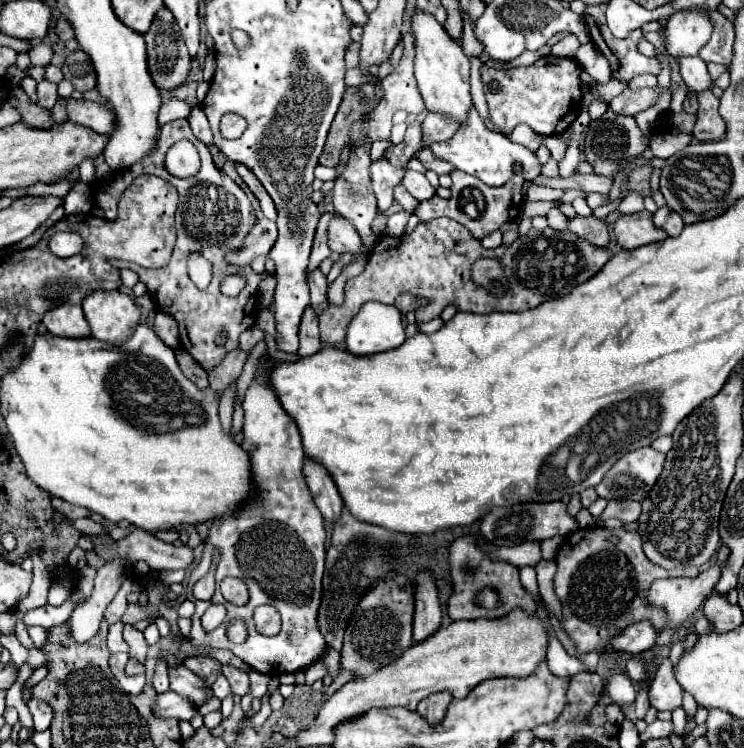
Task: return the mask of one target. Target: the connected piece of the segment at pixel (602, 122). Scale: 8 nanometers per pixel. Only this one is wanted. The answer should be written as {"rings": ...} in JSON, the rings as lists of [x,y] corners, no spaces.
{"rings":[[[607,110],[599,120],[593,120],[585,132],[585,158],[593,166],[595,174],[601,176],[615,176],[619,166],[633,156],[643,154],[643,150],[649,146],[649,138],[639,130],[635,124],[635,118],[625,118],[621,114],[613,114],[613,110]]]}

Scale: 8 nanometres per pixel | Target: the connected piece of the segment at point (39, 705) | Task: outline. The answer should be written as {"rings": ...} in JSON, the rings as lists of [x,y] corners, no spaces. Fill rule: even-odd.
{"rings":[[[29,700],[29,710],[33,714],[33,722],[35,722],[35,730],[47,730],[51,726],[51,718],[53,718],[53,712],[51,712],[51,706],[45,704],[45,702],[39,702],[39,700]]]}

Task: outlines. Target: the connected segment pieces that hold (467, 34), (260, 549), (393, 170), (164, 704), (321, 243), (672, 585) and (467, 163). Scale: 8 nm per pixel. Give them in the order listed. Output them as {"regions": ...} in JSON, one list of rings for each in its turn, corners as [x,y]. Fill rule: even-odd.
{"regions":[[[[461,12],[461,16],[463,16],[463,40],[461,40],[463,52],[465,52],[467,56],[481,56],[483,46],[481,46],[481,44],[475,40],[475,36],[473,36],[473,20],[471,20],[471,16],[465,14],[465,12]]],[[[263,368],[245,394],[243,410],[245,424],[241,448],[251,450],[249,458],[253,492],[237,510],[233,510],[233,514],[225,514],[225,518],[215,518],[209,528],[203,544],[203,556],[187,580],[187,598],[195,604],[195,614],[191,618],[193,628],[189,636],[195,644],[231,650],[257,672],[281,676],[313,666],[327,650],[325,638],[317,626],[317,608],[321,604],[323,590],[321,578],[325,568],[325,528],[321,512],[317,510],[309,494],[309,486],[303,478],[305,454],[301,448],[299,430],[295,422],[287,416],[287,412],[279,406],[275,392],[267,384]],[[211,548],[221,548],[221,562],[215,570],[215,582],[219,584],[227,576],[241,578],[251,592],[251,600],[247,604],[233,606],[223,600],[219,590],[215,590],[209,602],[195,600],[191,590],[193,584],[209,572]],[[211,602],[223,604],[227,608],[227,616],[219,628],[215,628],[213,632],[205,632],[201,626],[201,616]],[[261,604],[271,604],[279,610],[283,626],[277,636],[267,638],[255,630],[253,608]],[[233,620],[243,620],[247,624],[249,634],[243,644],[233,644],[225,636],[227,626]]],[[[385,156],[371,164],[373,190],[377,194],[379,212],[385,212],[393,204],[393,186],[397,186],[405,174],[407,166],[393,166]]],[[[173,690],[157,696],[153,710],[161,718],[177,718],[177,720],[191,720],[193,716],[199,714],[197,706],[193,706],[189,700],[181,698],[181,694]]],[[[323,214],[319,224],[317,224],[317,230],[315,230],[315,240],[313,240],[313,250],[311,250],[311,256],[309,256],[309,266],[307,266],[307,276],[321,264],[321,260],[325,260],[331,250],[327,246],[327,226],[329,226],[329,218],[333,214]]],[[[715,560],[715,562],[711,562],[711,566],[707,566],[707,568],[705,568],[697,578],[693,578],[693,580],[689,580],[689,578],[667,578],[667,580],[657,580],[657,582],[651,584],[649,594],[647,594],[649,602],[655,604],[655,606],[665,608],[667,614],[669,614],[669,626],[667,626],[665,630],[661,630],[659,636],[657,636],[657,644],[659,644],[659,646],[671,644],[675,632],[679,630],[679,626],[687,622],[687,618],[701,606],[701,602],[703,602],[709,594],[713,594],[715,584],[719,582],[725,564],[727,564],[727,560],[725,560],[725,562],[717,562],[717,560]]],[[[475,106],[469,110],[469,122],[465,122],[465,126],[461,126],[449,142],[439,142],[439,158],[453,164],[457,170],[479,178],[487,186],[503,186],[511,178],[515,164],[523,166],[525,180],[533,180],[541,172],[541,164],[535,154],[529,148],[511,142],[505,134],[489,130]]]]}

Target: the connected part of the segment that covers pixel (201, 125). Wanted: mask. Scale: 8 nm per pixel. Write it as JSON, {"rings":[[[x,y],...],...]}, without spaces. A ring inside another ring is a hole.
{"rings":[[[195,106],[191,110],[191,116],[189,116],[189,124],[193,128],[193,134],[203,140],[207,146],[213,144],[213,136],[211,136],[211,128],[209,128],[209,122],[207,122],[207,116],[203,112],[201,106]]]}

